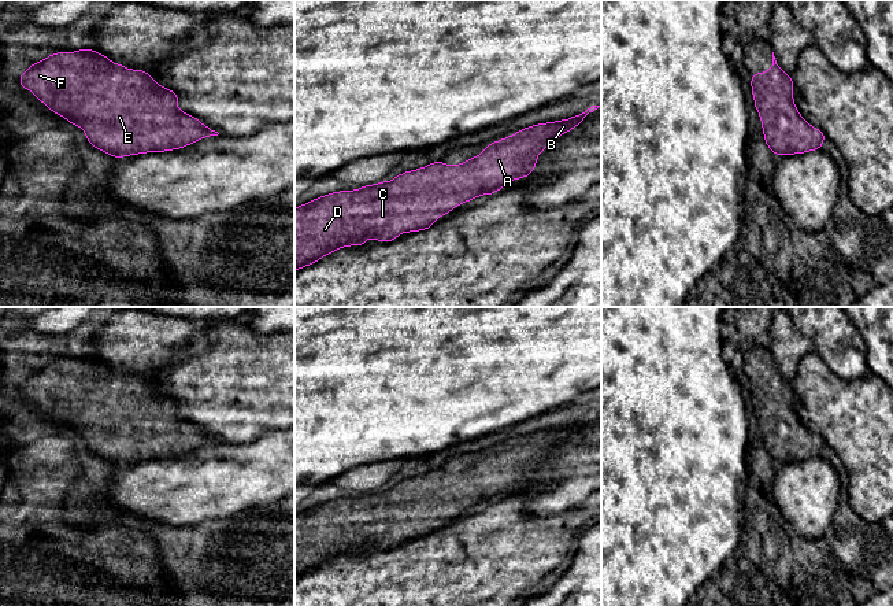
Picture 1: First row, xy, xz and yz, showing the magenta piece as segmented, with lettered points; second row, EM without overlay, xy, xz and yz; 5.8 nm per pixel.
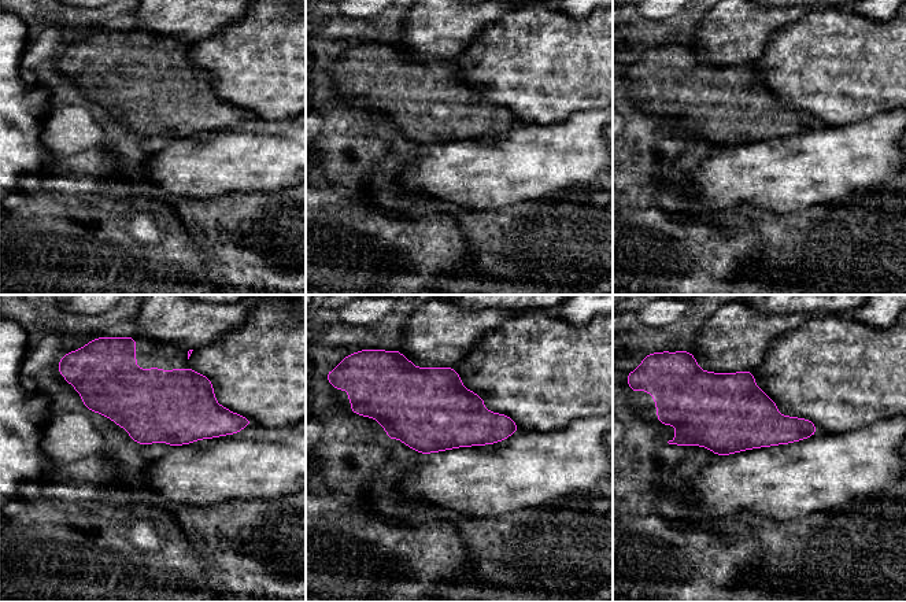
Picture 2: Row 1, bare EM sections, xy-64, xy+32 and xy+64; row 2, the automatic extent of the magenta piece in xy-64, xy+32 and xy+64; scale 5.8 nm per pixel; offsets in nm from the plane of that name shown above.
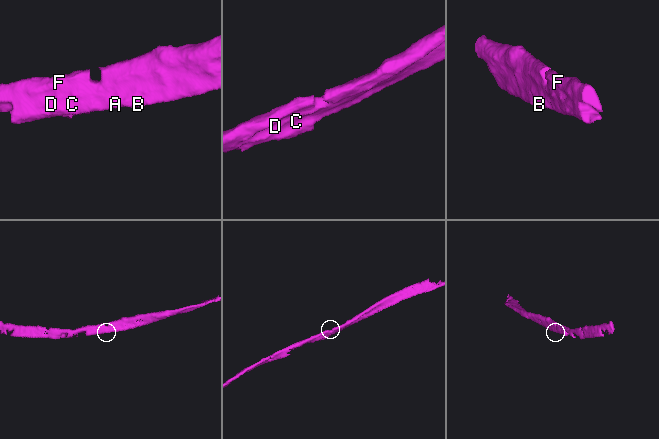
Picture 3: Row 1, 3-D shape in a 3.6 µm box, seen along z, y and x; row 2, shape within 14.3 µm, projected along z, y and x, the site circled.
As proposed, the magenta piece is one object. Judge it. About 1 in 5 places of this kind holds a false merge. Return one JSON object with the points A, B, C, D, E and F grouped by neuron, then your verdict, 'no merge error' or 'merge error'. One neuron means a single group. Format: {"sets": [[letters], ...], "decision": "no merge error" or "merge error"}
{"sets": [["A", "B", "C", "D", "E", "F"]], "decision": "no merge error"}

